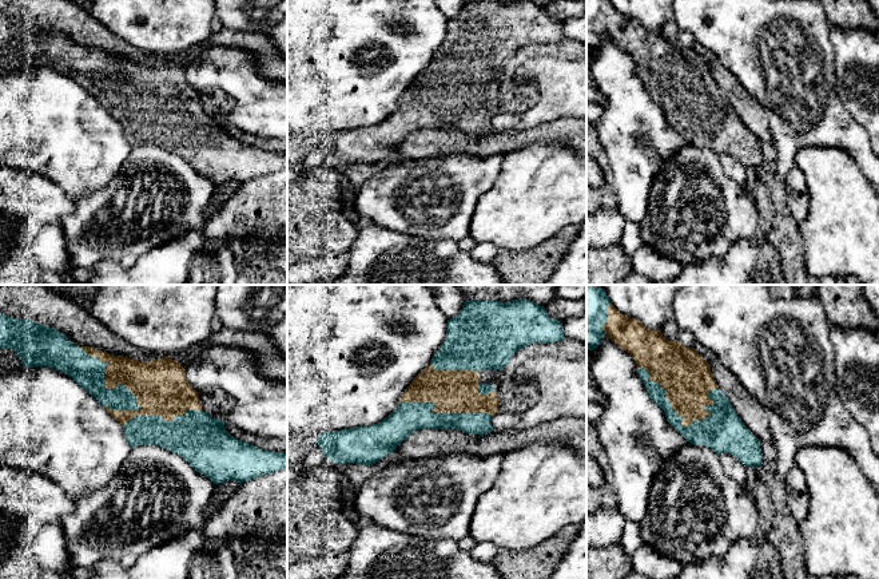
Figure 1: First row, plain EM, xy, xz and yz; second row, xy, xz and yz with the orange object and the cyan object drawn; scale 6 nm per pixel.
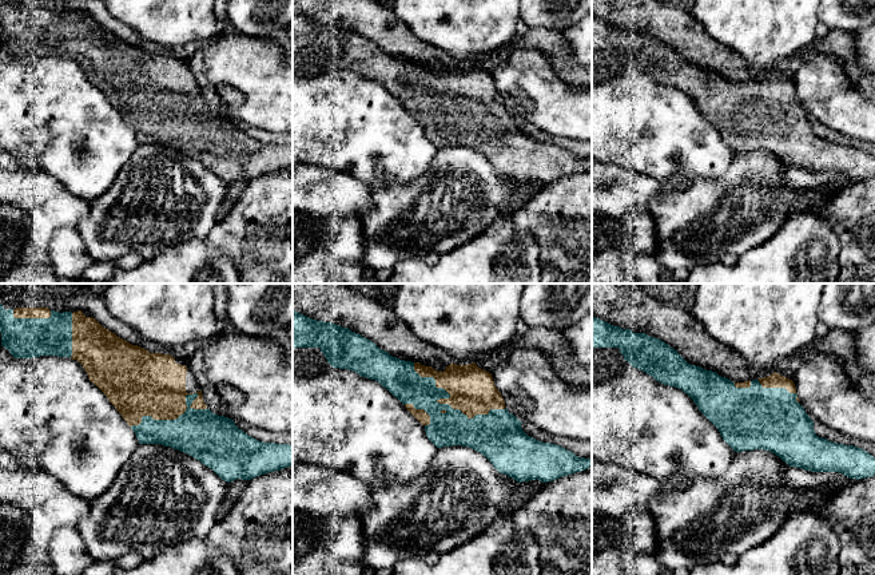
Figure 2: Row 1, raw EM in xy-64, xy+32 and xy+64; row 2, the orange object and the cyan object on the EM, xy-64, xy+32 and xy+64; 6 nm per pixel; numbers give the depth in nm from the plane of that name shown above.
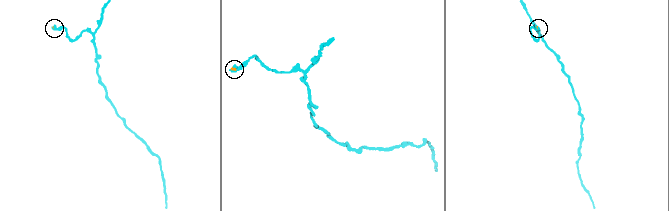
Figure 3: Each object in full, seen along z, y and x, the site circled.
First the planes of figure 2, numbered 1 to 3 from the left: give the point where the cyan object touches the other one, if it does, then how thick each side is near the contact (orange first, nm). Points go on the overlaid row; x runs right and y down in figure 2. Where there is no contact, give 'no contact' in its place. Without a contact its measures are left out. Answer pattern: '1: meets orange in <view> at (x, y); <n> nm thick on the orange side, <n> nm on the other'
1: meets orange in xy-64 at (167, 419); 380 nm thick on the orange side, 300 nm on the other
2: meets orange in xy+32 at (442, 403); 280 nm thick on the orange side, 200 nm on the other
3: meets orange in xy+64 at (780, 387); 90 nm thick on the orange side, 380 nm on the other

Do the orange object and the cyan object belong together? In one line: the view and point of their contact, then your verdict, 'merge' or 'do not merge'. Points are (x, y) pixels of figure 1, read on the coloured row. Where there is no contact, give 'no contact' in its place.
contact yz (672, 405); merge

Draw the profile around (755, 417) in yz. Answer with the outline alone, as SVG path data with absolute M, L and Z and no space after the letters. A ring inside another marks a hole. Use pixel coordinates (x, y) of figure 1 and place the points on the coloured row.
M696 344L695 349L709 364L711 373L719 385L719 389L725 393L732 408L741 419L744 425L760 440L772 443L771 421L768 412L761 407L741 385L739 378L725 368L717 356L701 344Z

